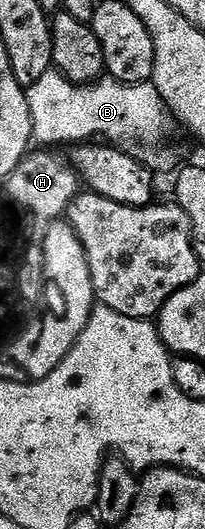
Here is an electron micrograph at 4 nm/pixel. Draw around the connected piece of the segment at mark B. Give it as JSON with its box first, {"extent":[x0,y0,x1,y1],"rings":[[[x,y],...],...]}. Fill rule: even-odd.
{"extent":[25,69,176,172],"rings":[[[51,69],[36,81],[36,85],[25,88],[28,109],[32,117],[33,142],[46,149],[61,148],[61,143],[78,145],[83,141],[105,141],[120,151],[127,151],[133,159],[139,159],[151,172],[166,171],[174,163],[174,151],[166,144],[170,130],[176,127],[176,120],[170,114],[164,97],[155,89],[153,82],[121,83],[109,77],[95,83],[73,83],[56,69]]]}

